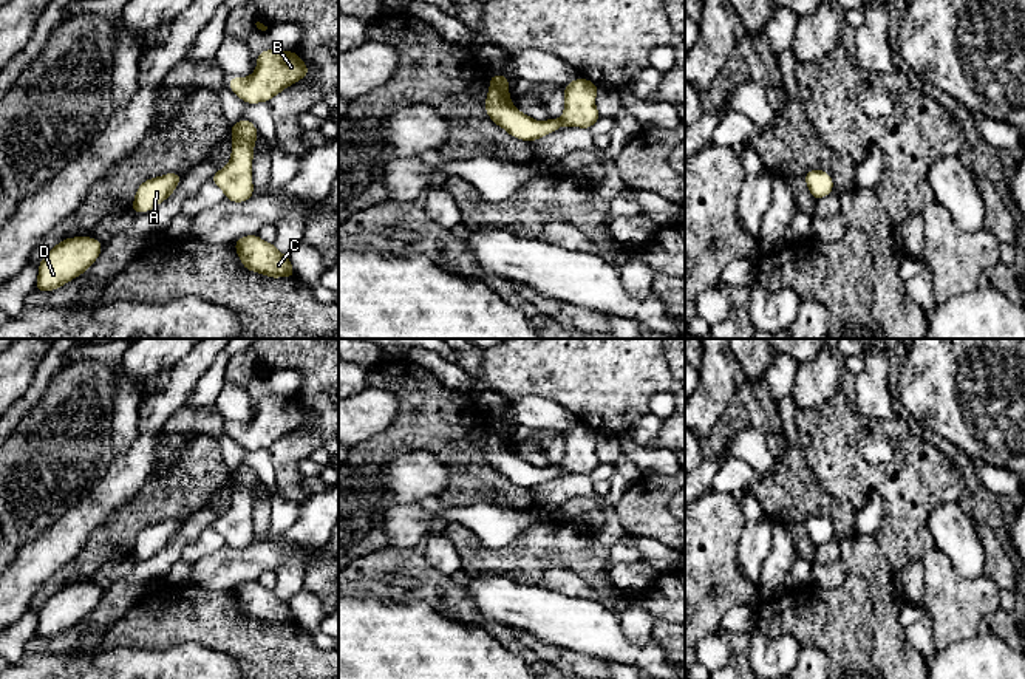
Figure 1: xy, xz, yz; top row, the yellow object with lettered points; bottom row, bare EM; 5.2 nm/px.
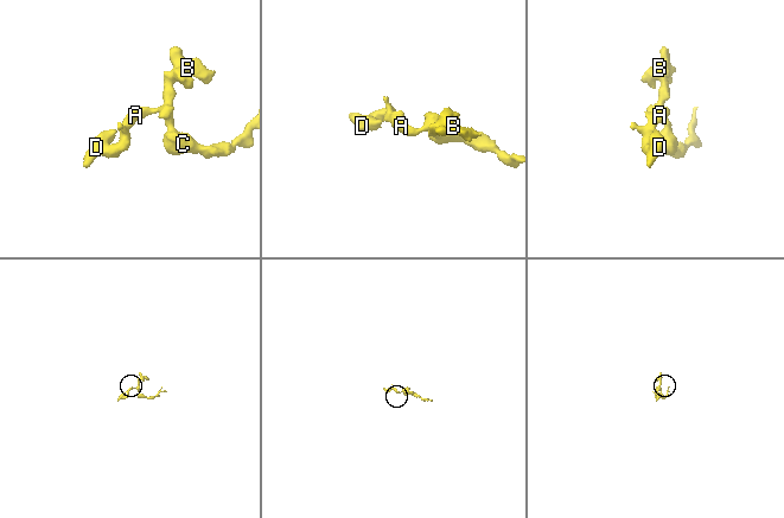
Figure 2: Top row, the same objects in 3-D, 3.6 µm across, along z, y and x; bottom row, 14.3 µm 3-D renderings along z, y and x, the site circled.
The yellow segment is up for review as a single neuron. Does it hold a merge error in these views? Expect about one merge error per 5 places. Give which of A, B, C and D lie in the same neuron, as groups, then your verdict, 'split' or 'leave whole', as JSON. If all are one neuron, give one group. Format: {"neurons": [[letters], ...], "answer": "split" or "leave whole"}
{"neurons": [["A", "B", "C", "D"]], "answer": "leave whole"}

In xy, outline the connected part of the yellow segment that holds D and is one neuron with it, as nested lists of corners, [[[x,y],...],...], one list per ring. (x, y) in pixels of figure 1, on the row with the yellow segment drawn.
[[[93,237],[60,240],[39,263],[36,289],[49,292],[82,275],[97,260],[102,246]]]

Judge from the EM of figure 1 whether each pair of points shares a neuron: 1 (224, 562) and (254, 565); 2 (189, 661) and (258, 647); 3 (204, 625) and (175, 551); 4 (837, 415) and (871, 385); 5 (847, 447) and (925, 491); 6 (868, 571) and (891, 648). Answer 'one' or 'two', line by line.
1: one
2: two
3: two
4: two
5: one
6: one

